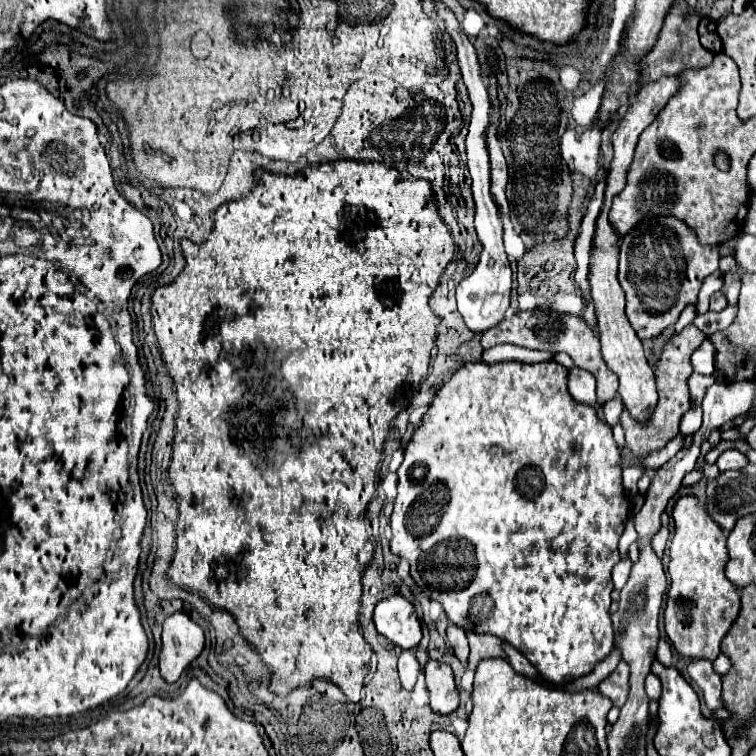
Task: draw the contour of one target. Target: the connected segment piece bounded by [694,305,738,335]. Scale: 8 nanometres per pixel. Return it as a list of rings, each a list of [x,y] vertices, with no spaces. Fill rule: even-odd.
[[[728,305],[724,311],[720,313],[714,313],[714,311],[708,311],[704,313],[704,317],[696,317],[694,319],[694,325],[704,329],[704,333],[712,333],[712,331],[720,331],[720,329],[726,329],[734,319],[736,319],[736,311],[738,311],[738,305]]]

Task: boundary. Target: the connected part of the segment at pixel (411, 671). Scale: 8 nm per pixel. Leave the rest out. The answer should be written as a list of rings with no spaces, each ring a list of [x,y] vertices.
[[[402,651],[400,657],[398,657],[398,673],[400,673],[400,681],[402,681],[402,687],[406,691],[412,691],[414,689],[414,683],[416,683],[416,677],[420,673],[420,663],[418,659],[414,657],[414,651]]]

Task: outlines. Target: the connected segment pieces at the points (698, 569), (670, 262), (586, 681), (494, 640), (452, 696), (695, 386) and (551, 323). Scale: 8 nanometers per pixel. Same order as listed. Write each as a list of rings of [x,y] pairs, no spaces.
[[[680,497],[672,511],[676,533],[670,543],[670,589],[664,611],[664,625],[676,651],[692,659],[714,661],[720,655],[720,641],[740,613],[740,593],[724,575],[728,561],[726,535],[708,517],[696,497]]]
[[[662,217],[656,225],[650,227],[634,227],[620,241],[620,273],[618,281],[626,293],[626,315],[634,325],[634,331],[640,339],[654,339],[662,335],[662,331],[674,325],[684,311],[686,305],[696,305],[698,291],[702,281],[718,269],[718,249],[702,247],[694,237],[694,231],[688,229],[682,221],[674,217]]]
[[[614,649],[614,651],[610,653],[610,657],[606,657],[604,661],[600,661],[600,663],[594,667],[594,671],[590,671],[590,675],[584,675],[584,677],[580,677],[580,679],[576,679],[574,683],[564,685],[564,687],[570,689],[570,691],[580,691],[580,689],[586,689],[586,687],[596,687],[596,685],[600,685],[602,679],[606,679],[606,677],[616,669],[618,663],[620,663],[620,651]]]
[[[466,633],[468,643],[470,643],[470,659],[468,659],[468,669],[474,671],[482,659],[488,657],[506,657],[502,653],[502,639],[494,635],[478,635],[478,633]]]
[[[430,659],[424,667],[424,673],[426,673],[428,691],[430,691],[430,707],[442,715],[456,711],[460,703],[460,693],[454,683],[450,665]]]
[[[690,377],[688,389],[690,389],[690,403],[692,407],[700,407],[706,389],[714,383],[714,377]]]
[[[532,309],[532,311],[518,311],[512,315],[512,319],[506,319],[498,323],[496,327],[482,333],[482,347],[490,349],[500,343],[510,343],[526,349],[544,349],[544,351],[564,351],[572,357],[574,365],[580,369],[586,369],[596,379],[596,401],[598,405],[604,405],[616,395],[618,389],[618,377],[606,369],[606,363],[602,361],[600,349],[598,349],[598,337],[596,333],[586,325],[582,317],[572,315],[560,315],[550,309]]]

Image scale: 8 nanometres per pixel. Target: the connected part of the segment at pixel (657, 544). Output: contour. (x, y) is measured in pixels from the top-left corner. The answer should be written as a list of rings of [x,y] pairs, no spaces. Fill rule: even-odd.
[[[662,527],[656,537],[654,537],[654,551],[658,557],[662,557],[664,553],[664,547],[666,547],[666,541],[668,541],[668,527]]]

